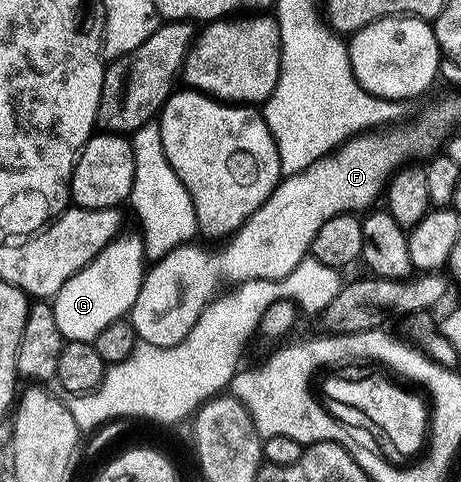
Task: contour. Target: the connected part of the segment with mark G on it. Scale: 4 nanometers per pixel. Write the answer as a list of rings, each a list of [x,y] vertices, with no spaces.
[[[118,236],[86,269],[71,278],[52,302],[55,320],[66,342],[96,342],[97,337],[111,327],[111,323],[124,321],[132,314],[145,282],[147,258],[144,240],[140,236],[125,236]]]

